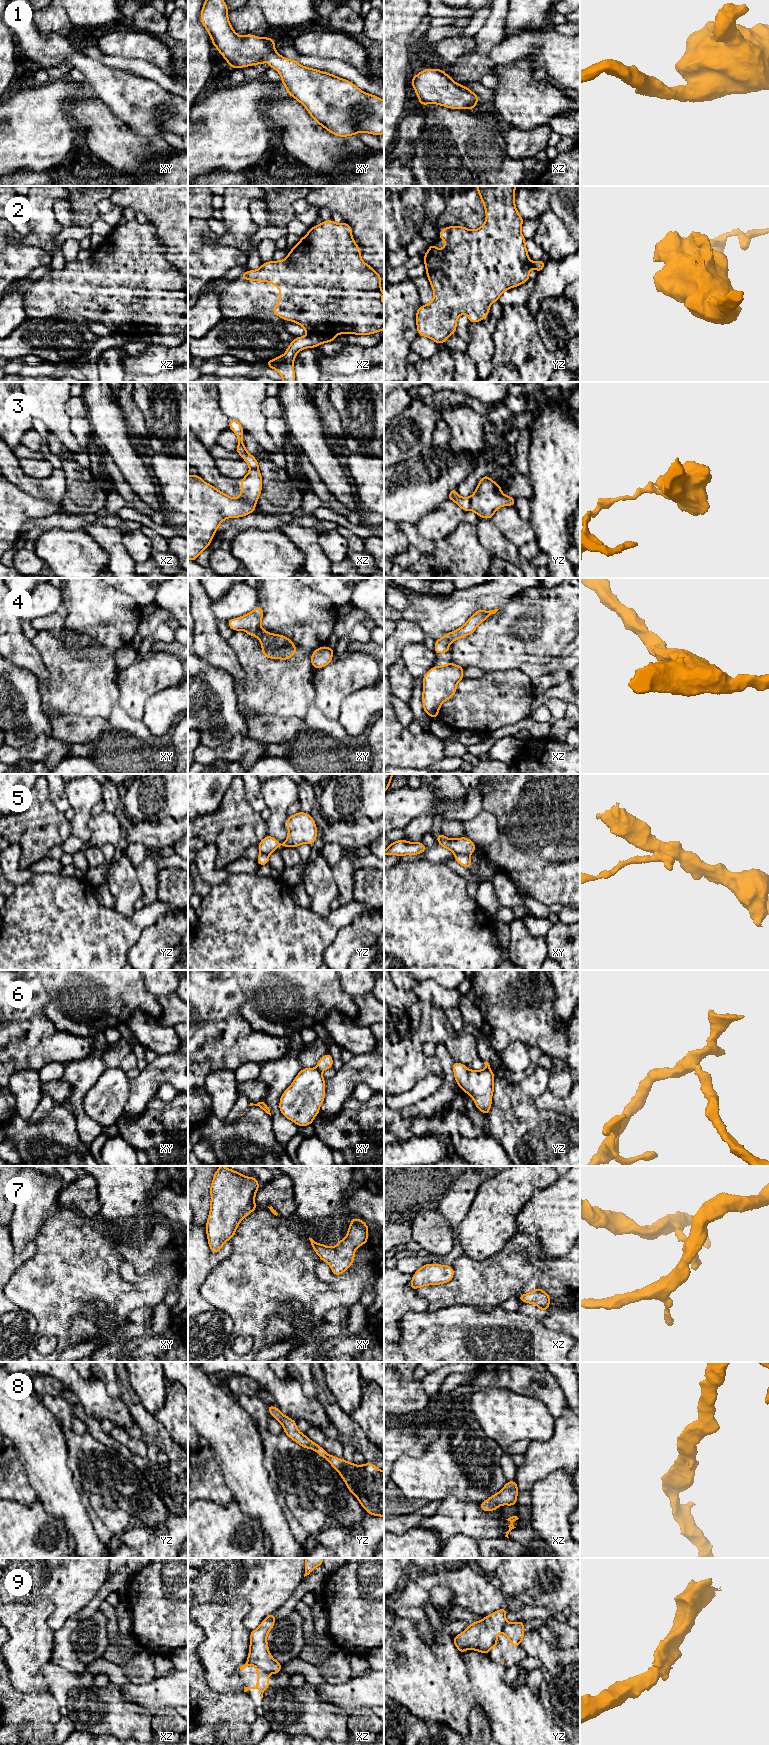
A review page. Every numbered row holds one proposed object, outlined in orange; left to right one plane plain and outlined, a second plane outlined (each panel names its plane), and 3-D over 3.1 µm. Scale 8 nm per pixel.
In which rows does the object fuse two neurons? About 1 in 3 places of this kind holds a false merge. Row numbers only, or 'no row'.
2, 3, 5, 6, 9

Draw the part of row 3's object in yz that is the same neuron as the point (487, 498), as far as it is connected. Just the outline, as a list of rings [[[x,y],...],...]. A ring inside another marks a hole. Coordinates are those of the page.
[[[488,475],[483,476],[471,496],[470,510],[484,519],[491,519],[502,506],[515,506],[516,499],[505,495],[501,486]]]

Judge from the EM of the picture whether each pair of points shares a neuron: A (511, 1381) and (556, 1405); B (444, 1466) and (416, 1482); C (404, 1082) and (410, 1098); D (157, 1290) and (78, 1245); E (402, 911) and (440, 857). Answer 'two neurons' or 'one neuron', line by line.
A: one neuron
B: one neuron
C: two neurons
D: one neuron
E: two neurons

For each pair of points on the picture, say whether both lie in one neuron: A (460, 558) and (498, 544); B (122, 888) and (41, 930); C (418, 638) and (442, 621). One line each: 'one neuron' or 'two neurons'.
A: two neurons
B: two neurons
C: two neurons

